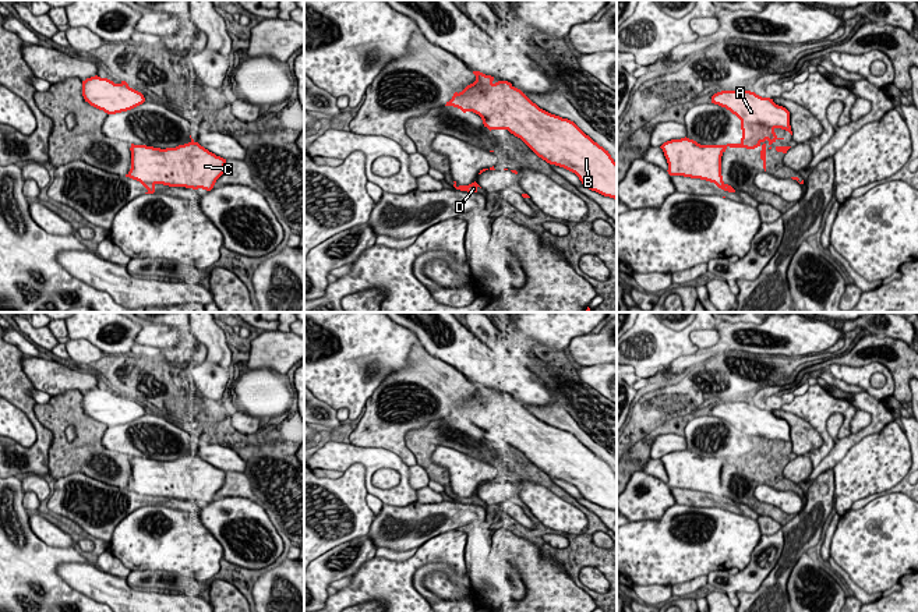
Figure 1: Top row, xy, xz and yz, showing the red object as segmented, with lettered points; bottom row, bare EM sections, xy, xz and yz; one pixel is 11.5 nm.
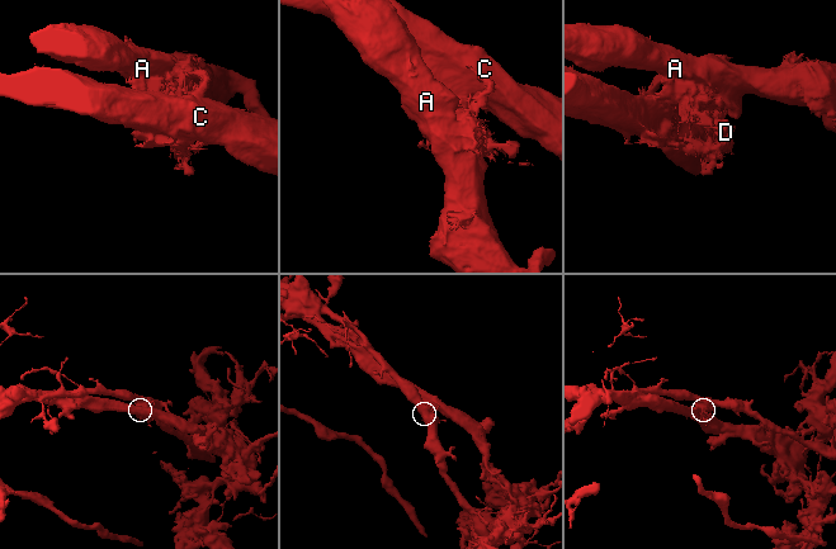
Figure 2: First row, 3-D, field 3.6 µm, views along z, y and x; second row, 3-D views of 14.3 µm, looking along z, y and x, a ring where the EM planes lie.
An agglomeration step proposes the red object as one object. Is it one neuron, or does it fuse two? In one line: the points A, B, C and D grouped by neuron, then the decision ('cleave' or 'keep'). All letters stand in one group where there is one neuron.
A D / B C | cleave

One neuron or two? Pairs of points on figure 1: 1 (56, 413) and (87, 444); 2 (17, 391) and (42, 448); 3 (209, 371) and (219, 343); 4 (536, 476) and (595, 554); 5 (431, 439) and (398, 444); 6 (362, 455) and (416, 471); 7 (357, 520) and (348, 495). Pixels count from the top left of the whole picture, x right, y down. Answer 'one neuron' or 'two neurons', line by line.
1: one neuron
2: one neuron
3: two neurons
4: one neuron
5: two neurons
6: two neurons
7: one neuron

